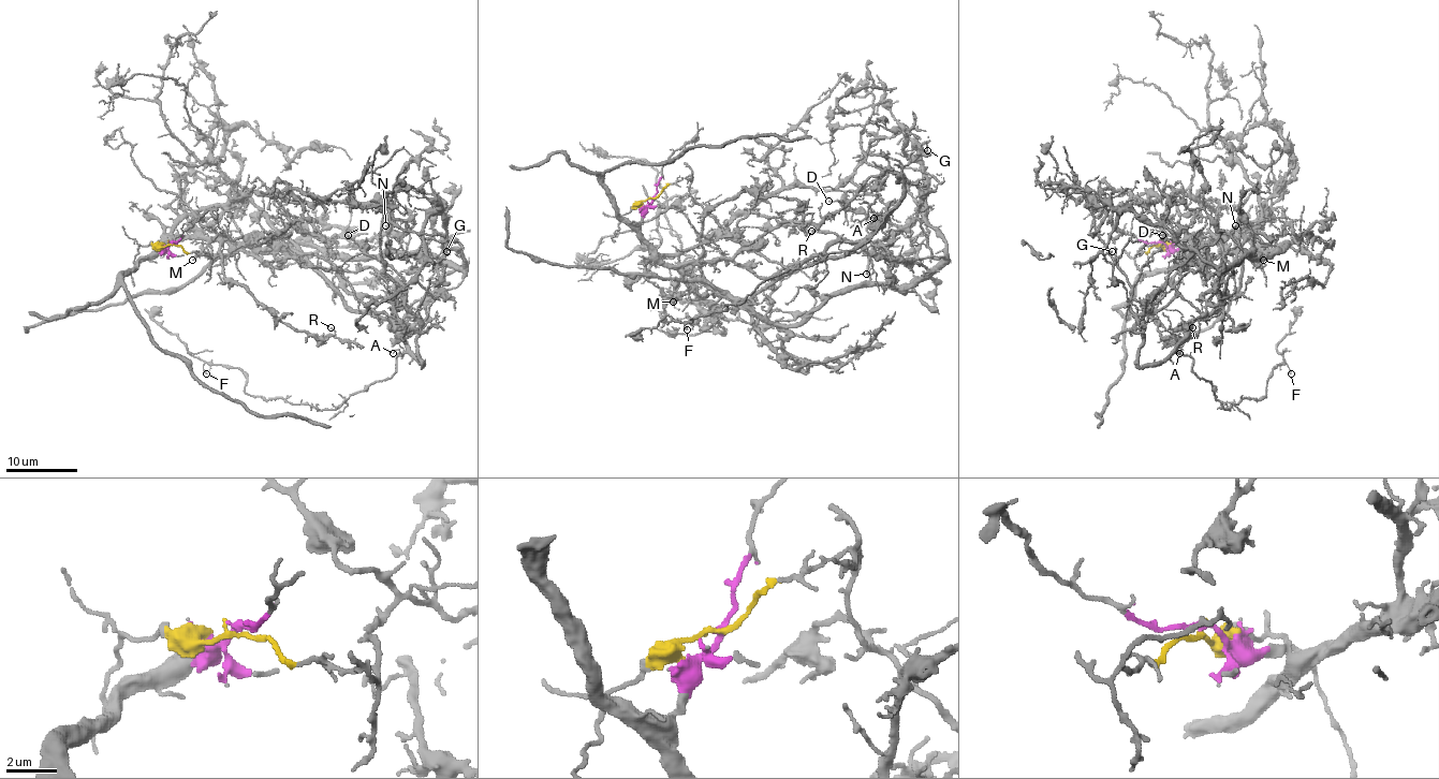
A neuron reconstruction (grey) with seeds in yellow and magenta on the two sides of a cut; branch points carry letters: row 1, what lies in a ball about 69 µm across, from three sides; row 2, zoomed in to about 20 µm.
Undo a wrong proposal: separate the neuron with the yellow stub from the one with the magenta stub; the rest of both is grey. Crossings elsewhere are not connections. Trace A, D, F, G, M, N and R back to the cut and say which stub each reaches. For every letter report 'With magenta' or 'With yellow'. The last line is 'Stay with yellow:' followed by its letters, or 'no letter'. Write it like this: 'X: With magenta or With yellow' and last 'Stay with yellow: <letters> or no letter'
A: With yellow
D: With yellow
F: With yellow
G: With yellow
M: With magenta
N: With magenta
R: With magenta
Stay with yellow: A, D, F, G

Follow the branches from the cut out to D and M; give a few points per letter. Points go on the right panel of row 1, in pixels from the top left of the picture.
D: (1159, 244), (1138, 252), (1208, 233), (1230, 269), (1217, 311), (1141, 364), (1130, 288), (1162, 234)
M: (1159, 244), (1198, 250), (1235, 231), (1251, 229), (1254, 252), (1263, 260)

